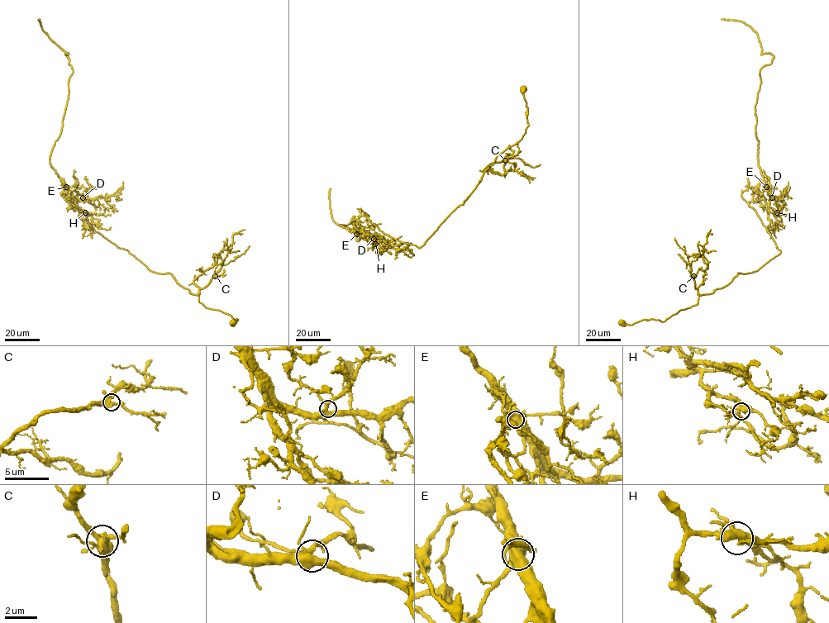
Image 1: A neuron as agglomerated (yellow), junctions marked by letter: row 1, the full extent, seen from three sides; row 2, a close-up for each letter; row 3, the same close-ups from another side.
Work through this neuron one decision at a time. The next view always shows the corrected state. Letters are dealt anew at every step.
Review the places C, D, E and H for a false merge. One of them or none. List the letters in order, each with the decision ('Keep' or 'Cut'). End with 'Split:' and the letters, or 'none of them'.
C: Keep
D: Keep
E: Cut
H: Keep
Split: E

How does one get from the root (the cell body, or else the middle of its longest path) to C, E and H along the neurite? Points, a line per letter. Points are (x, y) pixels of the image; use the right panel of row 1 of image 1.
C: (621, 322), (621, 325), (631, 325), (650, 319), (663, 321), (680, 310), (695, 305), (698, 295), (693, 276)
E: (621, 322), (664, 321), (738, 273), (756, 271), (777, 255), (780, 251), (748, 205), (754, 192), (766, 187)
H: (621, 322), (664, 321), (738, 273), (756, 271), (780, 251), (748, 205), (754, 192), (777, 212)

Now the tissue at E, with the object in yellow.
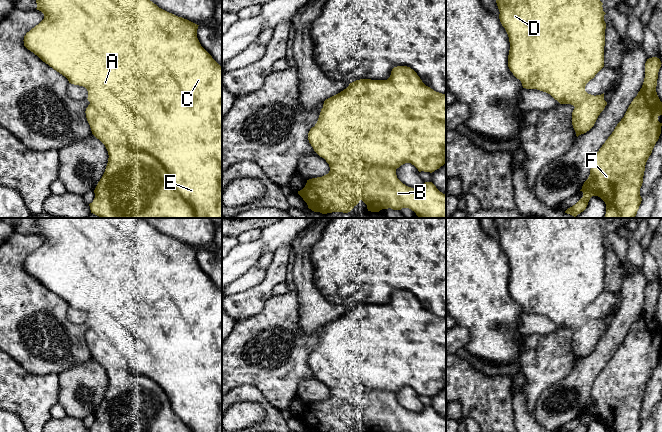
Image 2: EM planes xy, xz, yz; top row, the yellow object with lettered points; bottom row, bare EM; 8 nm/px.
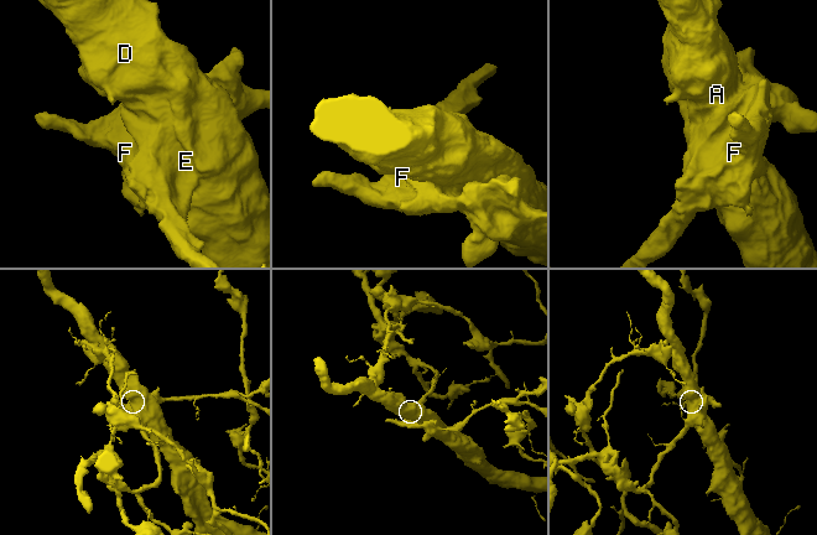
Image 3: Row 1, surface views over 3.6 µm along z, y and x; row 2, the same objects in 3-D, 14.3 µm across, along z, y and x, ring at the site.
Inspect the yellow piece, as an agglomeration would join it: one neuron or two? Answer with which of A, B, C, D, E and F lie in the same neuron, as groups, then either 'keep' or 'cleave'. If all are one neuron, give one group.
A C D E / B F | cleave

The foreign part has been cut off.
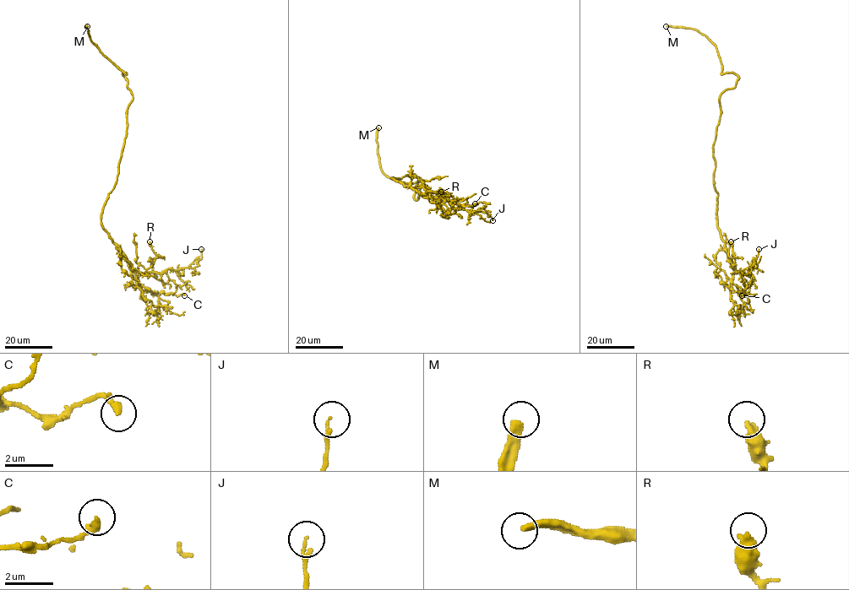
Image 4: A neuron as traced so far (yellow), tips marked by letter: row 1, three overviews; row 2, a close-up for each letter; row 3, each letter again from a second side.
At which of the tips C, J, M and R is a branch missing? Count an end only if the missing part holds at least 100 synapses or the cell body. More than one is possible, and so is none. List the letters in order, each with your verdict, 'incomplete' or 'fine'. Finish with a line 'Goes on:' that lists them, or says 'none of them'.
C: fine
J: fine
M: incomplete
R: fine
Goes on: M

